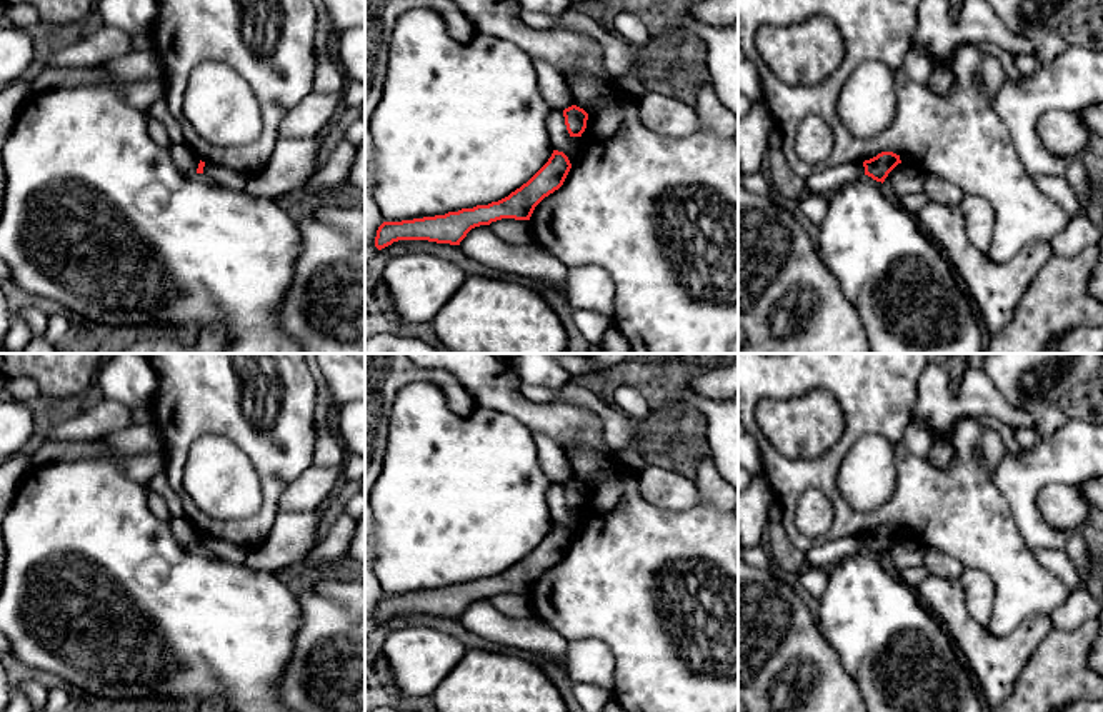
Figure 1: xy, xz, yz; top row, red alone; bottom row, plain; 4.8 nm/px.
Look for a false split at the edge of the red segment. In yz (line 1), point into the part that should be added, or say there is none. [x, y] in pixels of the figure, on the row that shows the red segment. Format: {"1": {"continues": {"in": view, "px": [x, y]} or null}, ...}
{"1": {"continues": null}}

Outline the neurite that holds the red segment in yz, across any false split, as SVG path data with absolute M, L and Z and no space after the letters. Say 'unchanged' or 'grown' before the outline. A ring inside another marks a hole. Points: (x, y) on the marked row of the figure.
unchanged | M881 152L876 157L865 160L863 167L865 167L865 175L871 177L876 182L885 182L885 178L888 177L888 173L898 165L901 163L900 155L893 153L893 152Z

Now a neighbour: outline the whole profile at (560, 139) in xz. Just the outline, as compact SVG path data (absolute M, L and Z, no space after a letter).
M552 110L547 118L547 130L553 150L563 152L573 165L581 153L581 137L571 137L568 133L563 112Z

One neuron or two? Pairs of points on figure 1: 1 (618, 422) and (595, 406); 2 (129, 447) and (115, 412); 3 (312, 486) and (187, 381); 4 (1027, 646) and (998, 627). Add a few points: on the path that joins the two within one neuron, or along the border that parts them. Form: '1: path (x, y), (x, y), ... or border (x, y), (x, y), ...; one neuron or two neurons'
1: path (613, 421), (600, 407); one neuron
2: border (132, 424), (100, 437); two neurons
3: border (314, 464), (285, 487), (279, 509); two neurons
4: border (1043, 614), (1025, 616), (1002, 636), (983, 626); two neurons

